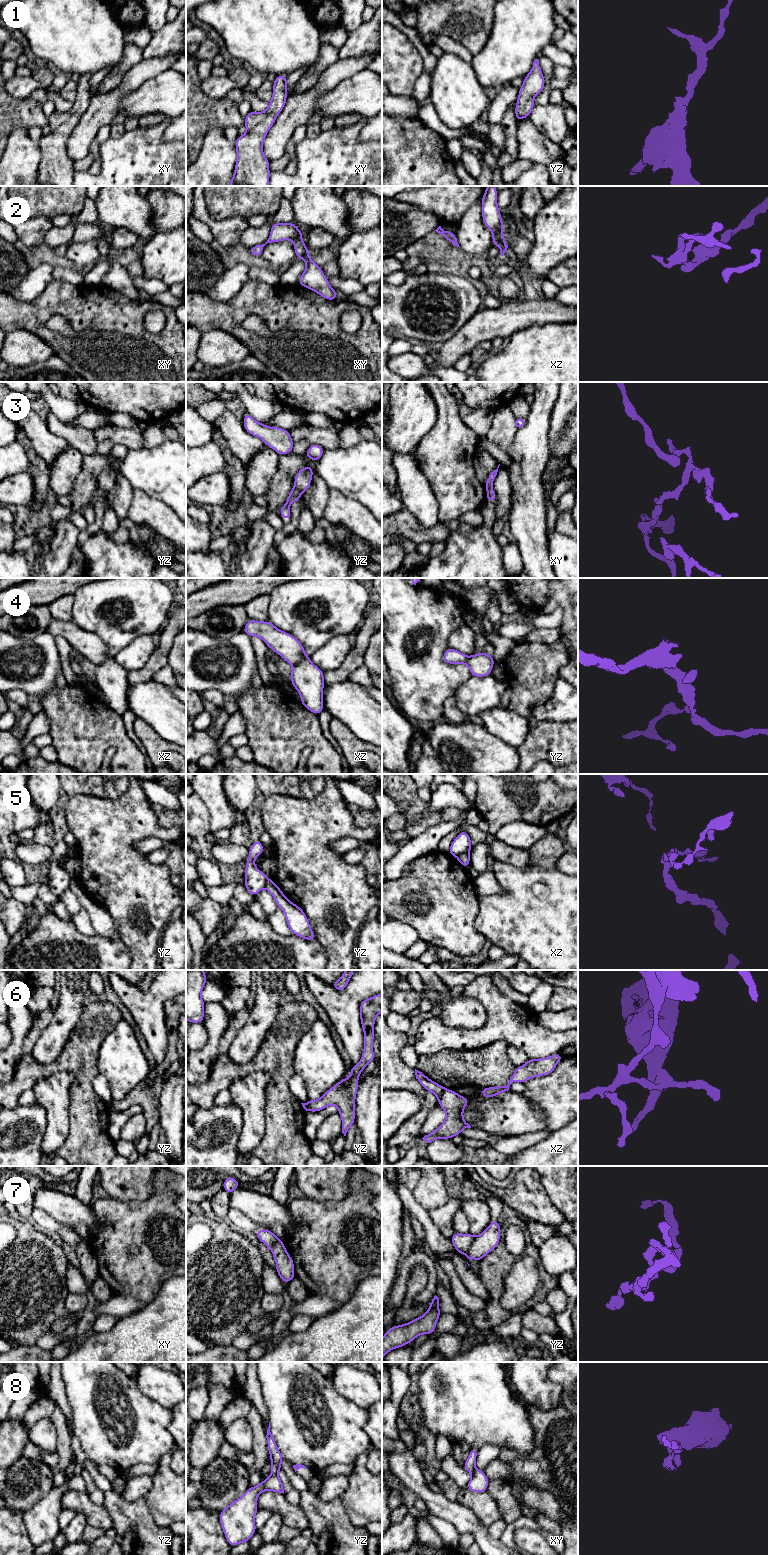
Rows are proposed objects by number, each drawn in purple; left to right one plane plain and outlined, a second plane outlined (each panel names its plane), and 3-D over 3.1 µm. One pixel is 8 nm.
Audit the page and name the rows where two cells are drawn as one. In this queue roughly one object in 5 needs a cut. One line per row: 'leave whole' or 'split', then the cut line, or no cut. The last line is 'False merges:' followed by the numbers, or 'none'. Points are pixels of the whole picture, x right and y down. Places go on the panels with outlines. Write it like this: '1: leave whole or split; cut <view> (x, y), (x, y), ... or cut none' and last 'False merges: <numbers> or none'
1: leave whole; cut none
2: leave whole; cut none
3: split; cut yz (294, 487), (301, 493)
4: split; cut xz (308, 656), (292, 665)
5: split; cut xz (468, 852), (463, 852), (456, 856)
6: split; cut xz (445, 1089), (437, 1097)
7: split; cut yz (474, 1237), (471, 1246), (466, 1252)
8: leave whole; cut none
False merges: 3, 4, 5, 6, 7

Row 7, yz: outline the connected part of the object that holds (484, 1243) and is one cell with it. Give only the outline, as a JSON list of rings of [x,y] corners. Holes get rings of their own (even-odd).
[[[491,1220],[489,1226],[480,1235],[474,1237],[473,1243],[472,1243],[471,1247],[469,1248],[469,1250],[467,1252],[467,1256],[463,1257],[466,1260],[466,1262],[467,1262],[468,1259],[475,1259],[475,1260],[480,1262],[485,1255],[487,1255],[489,1252],[494,1250],[494,1248],[500,1242],[500,1224],[501,1224],[501,1221],[492,1221]],[[467,1262],[467,1264],[468,1264],[468,1262]],[[468,1264],[468,1266],[469,1266],[469,1264]]]

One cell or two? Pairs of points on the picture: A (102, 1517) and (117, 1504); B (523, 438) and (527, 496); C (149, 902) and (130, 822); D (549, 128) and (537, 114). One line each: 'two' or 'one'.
A: two
B: one
C: one
D: one

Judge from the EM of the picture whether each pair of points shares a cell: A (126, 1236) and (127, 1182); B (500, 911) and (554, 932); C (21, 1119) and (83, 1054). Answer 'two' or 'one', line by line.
A: two
B: one
C: two

